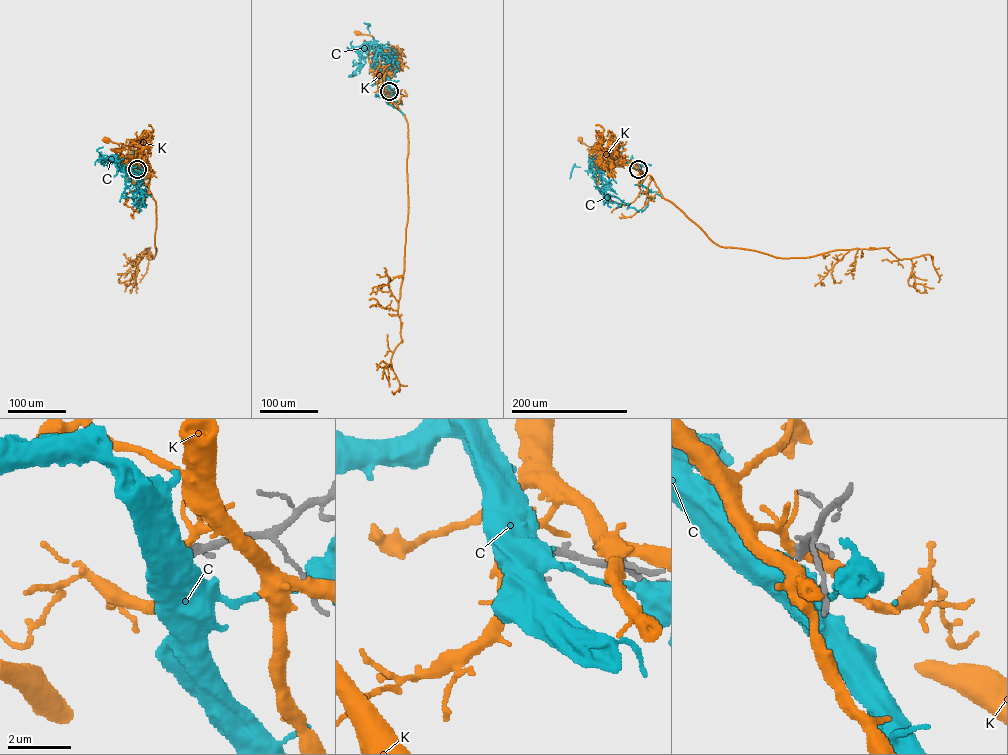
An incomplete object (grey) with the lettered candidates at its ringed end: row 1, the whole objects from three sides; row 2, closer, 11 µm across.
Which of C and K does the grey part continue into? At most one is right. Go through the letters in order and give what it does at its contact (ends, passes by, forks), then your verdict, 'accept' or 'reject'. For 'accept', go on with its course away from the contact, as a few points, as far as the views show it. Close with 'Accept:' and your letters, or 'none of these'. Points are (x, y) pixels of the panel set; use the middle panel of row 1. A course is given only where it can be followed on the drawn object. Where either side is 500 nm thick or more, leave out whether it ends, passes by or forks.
C: reject
K: it forks; reject
Accept: none of these

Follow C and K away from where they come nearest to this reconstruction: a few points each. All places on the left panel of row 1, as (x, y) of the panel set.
C: (137, 169), (129, 162), (122, 166), (133, 172), (126, 176), (122, 196), (130, 197), (140, 209)
K: (137, 169), (136, 164), (126, 163), (120, 152), (121, 143), (105, 139)

